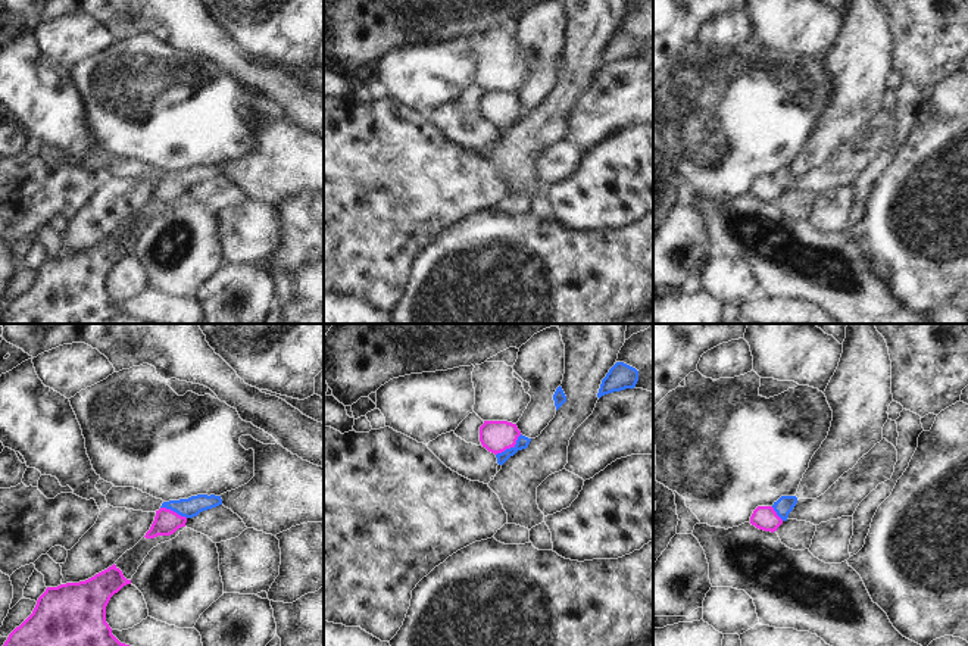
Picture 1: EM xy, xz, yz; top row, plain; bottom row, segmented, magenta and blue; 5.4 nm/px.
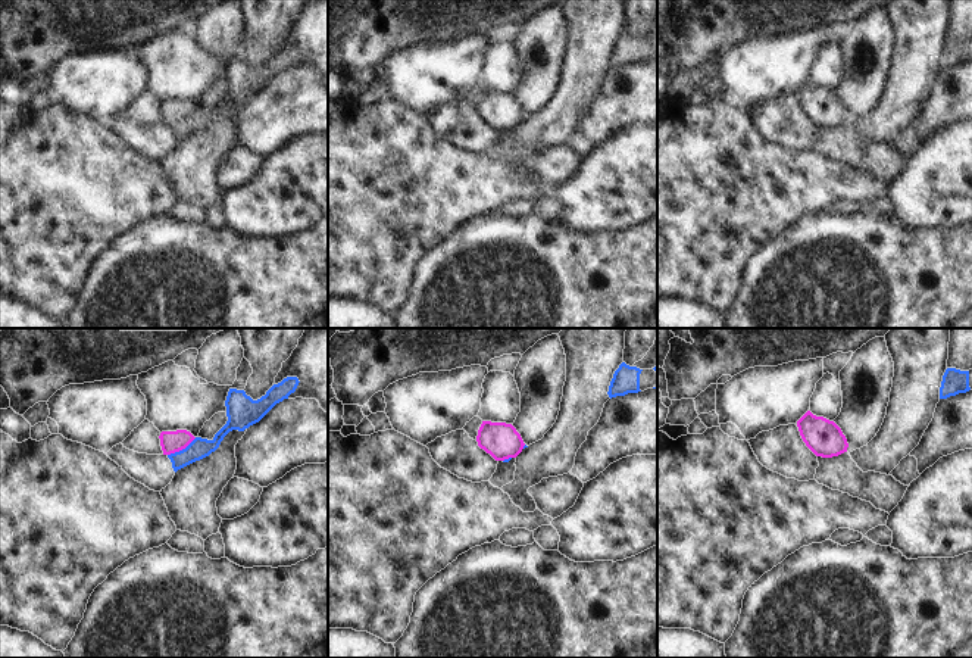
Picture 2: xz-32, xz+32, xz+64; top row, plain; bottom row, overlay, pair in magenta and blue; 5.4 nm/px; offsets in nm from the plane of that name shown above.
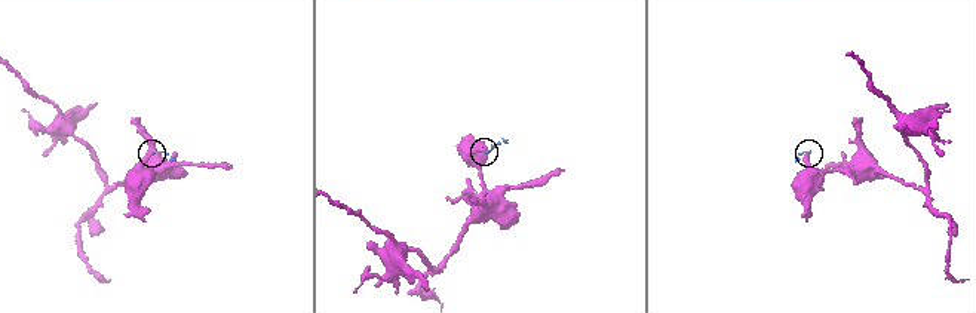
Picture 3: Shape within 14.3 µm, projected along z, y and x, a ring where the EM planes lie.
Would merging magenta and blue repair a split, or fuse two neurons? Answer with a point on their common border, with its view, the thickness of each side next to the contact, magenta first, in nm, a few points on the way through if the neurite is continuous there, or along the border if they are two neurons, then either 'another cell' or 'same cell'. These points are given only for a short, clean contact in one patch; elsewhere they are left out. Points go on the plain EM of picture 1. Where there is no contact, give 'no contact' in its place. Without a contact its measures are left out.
xz (509, 118) | 180/70 nm | across xz (496, 106), (509, 118), (517, 112), (522, 112) | same cell

